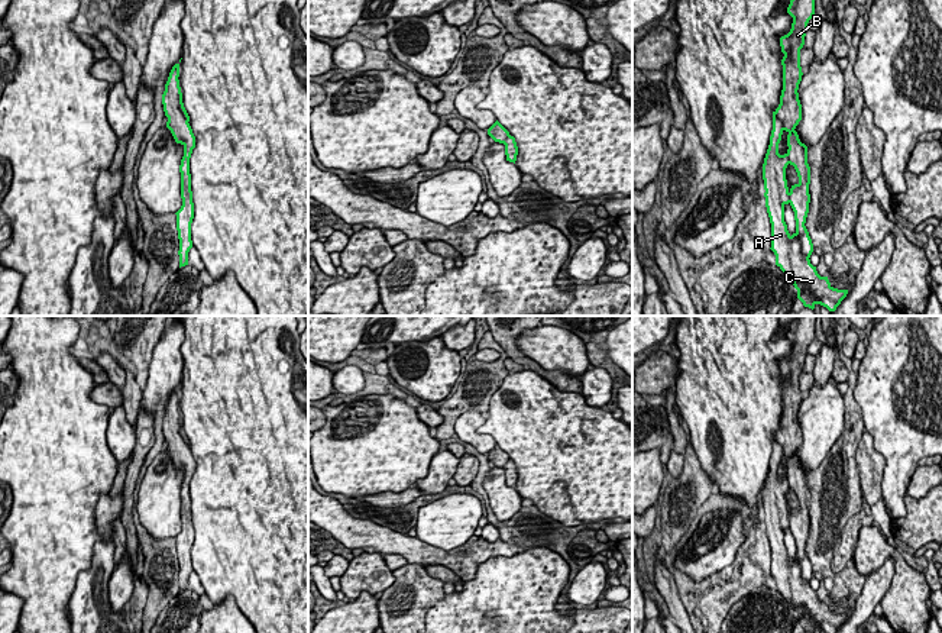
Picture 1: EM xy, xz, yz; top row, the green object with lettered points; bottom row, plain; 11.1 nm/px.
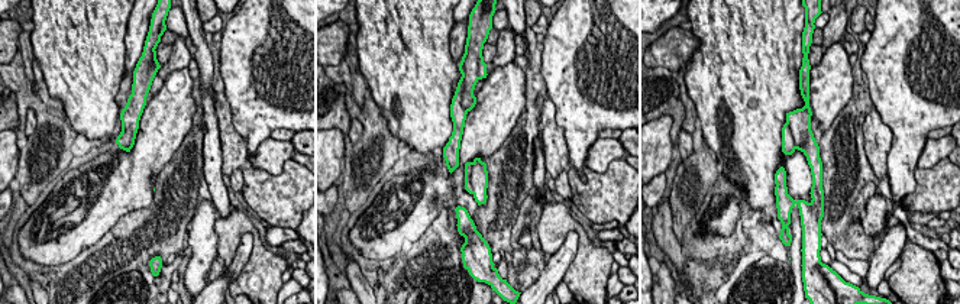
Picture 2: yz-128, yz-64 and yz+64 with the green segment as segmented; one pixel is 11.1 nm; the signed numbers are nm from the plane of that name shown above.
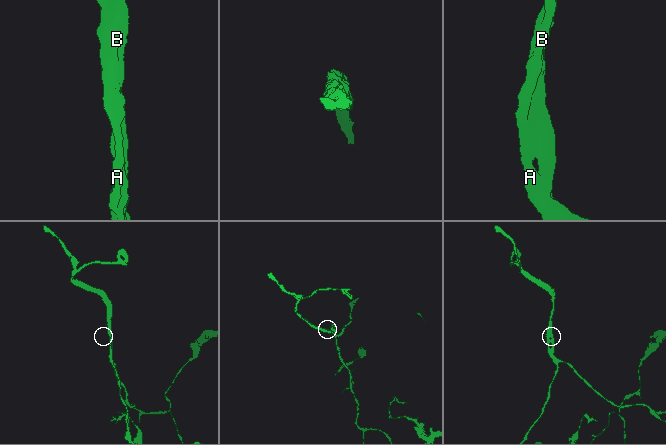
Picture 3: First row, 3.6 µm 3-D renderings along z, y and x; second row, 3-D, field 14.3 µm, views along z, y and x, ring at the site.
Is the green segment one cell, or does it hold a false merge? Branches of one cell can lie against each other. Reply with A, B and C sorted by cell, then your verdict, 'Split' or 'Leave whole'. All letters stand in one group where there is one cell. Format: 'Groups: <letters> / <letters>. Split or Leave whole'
Groups: A B C. Leave whole

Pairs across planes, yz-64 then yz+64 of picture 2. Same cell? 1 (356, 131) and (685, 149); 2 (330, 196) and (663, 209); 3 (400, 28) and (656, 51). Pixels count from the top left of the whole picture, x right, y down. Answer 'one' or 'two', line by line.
1: one
2: two
3: two

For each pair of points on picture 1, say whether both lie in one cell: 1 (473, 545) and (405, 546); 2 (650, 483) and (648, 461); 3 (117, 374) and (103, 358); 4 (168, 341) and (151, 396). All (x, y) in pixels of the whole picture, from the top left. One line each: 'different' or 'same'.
1: same
2: same
3: same
4: same

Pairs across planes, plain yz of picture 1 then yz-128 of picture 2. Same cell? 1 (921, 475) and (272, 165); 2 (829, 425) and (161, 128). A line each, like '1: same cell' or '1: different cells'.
1: same cell
2: same cell

